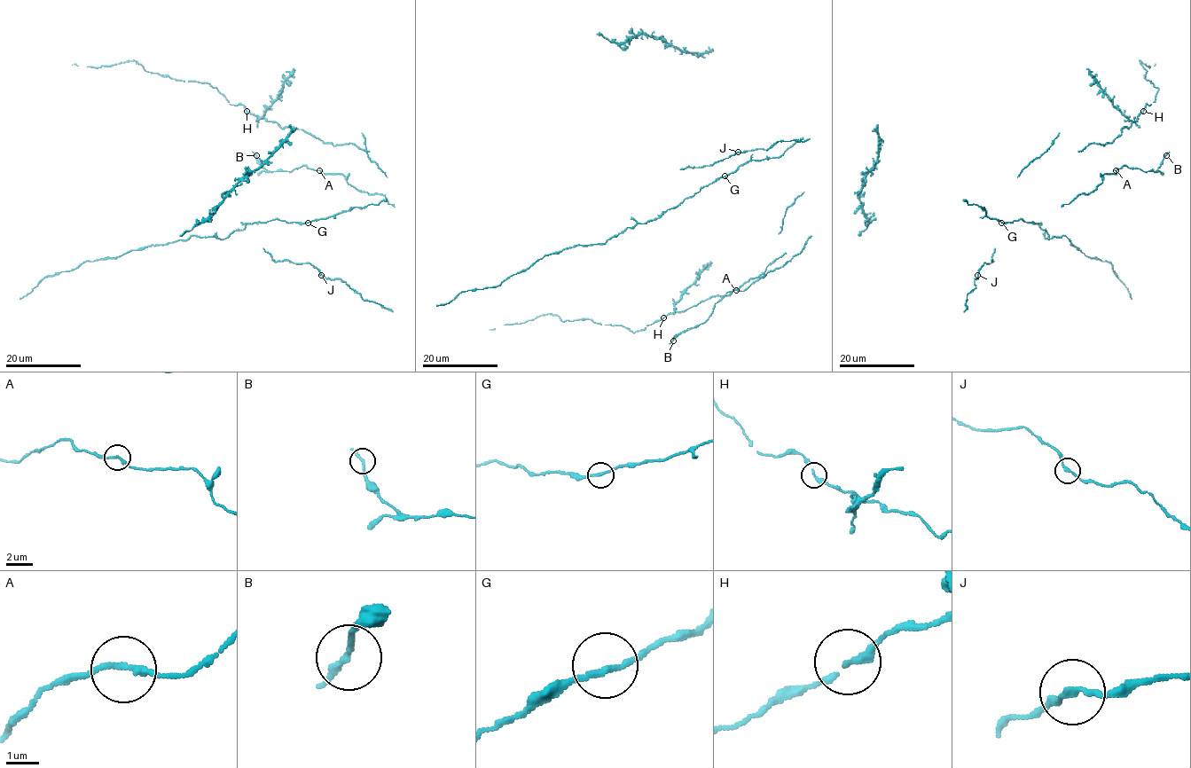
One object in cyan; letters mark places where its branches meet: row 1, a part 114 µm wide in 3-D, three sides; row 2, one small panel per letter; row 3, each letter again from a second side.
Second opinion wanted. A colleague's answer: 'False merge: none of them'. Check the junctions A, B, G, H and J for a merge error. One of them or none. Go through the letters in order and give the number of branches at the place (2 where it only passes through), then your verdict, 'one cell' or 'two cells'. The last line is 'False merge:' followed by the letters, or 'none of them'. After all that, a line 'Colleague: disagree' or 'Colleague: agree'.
A: branches 2; one cell
B: branches 2; one cell
G: branches 2; one cell
H: branches 2; one cell
J: branches 2; one cell
False merge: none of them
Colleague: agree

